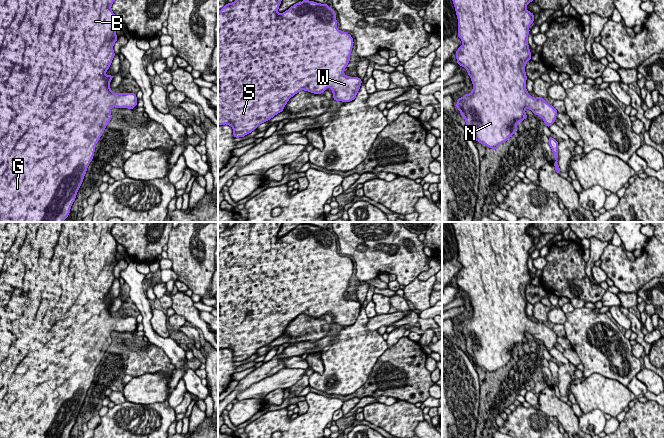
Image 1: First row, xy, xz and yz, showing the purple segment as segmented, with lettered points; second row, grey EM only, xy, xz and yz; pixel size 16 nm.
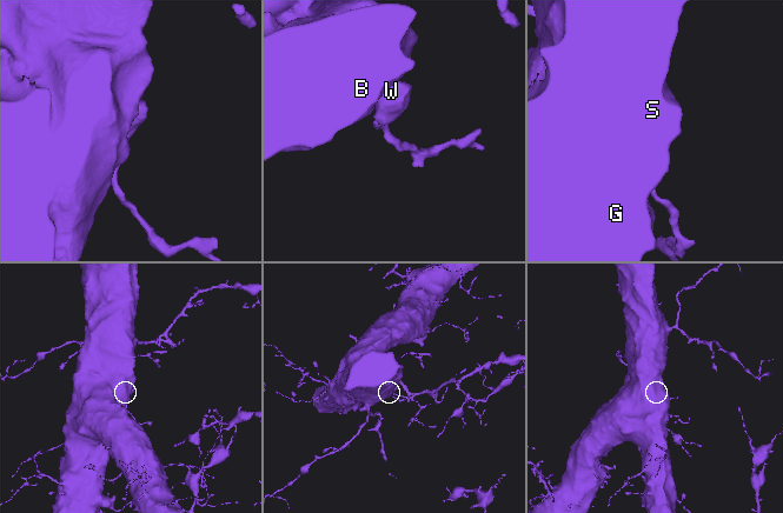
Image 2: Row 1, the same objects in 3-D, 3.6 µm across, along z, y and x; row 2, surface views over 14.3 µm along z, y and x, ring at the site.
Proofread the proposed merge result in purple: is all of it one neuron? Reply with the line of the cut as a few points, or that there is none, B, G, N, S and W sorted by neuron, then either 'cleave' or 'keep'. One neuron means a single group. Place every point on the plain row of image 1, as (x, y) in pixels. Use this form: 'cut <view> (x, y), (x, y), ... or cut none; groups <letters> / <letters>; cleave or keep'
cut none; groups B G N S W; keep

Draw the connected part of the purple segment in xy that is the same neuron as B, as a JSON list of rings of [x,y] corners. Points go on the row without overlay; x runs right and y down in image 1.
[[[0,222],[0,438],[69,438],[71,430],[75,425],[77,416],[83,406],[87,391],[93,383],[95,371],[112,339],[111,333],[128,332],[133,333],[137,329],[135,317],[113,317],[110,313],[110,306],[114,300],[106,299],[112,284],[115,280],[113,269],[117,265],[117,241],[111,230],[116,222]]]

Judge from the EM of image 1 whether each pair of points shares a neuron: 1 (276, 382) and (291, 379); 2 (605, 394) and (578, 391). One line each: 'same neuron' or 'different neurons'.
1: same neuron
2: same neuron

